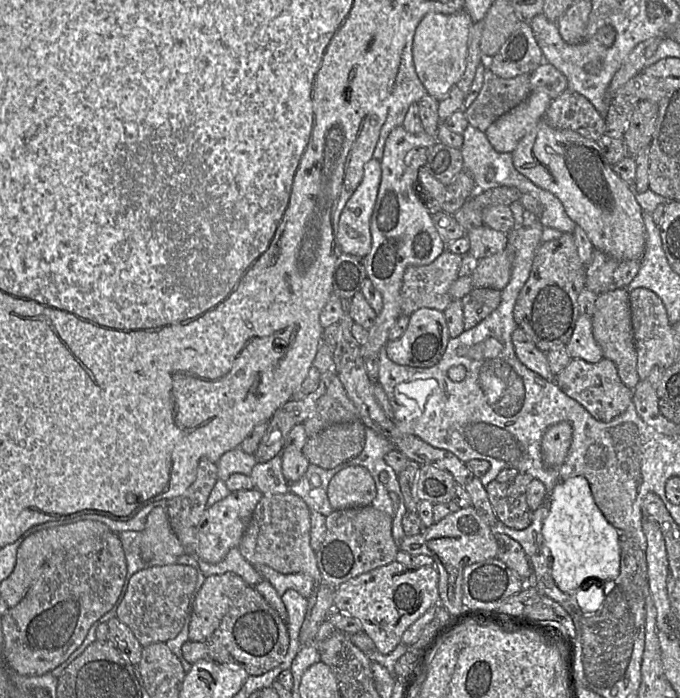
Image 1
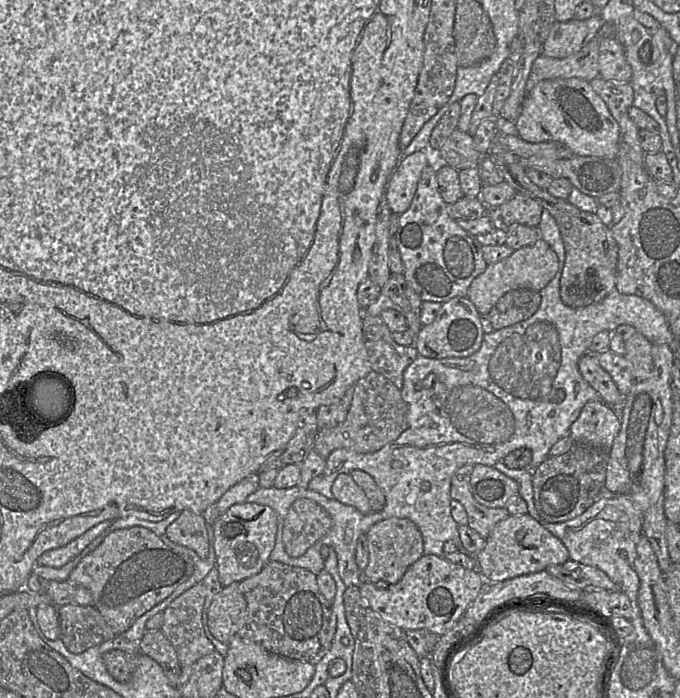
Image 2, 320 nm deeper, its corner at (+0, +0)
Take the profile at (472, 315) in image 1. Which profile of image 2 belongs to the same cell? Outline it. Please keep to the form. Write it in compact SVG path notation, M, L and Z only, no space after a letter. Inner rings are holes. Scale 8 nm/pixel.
M515 289L505 293L486 315L493 330L499 330L531 317L539 308L539 291Z

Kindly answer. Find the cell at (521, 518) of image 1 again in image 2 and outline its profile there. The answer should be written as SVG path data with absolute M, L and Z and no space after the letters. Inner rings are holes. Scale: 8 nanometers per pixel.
M579 442L563 454L548 457L532 471L533 496L527 514L540 523L560 523L581 515L603 493L608 458L608 450Z

